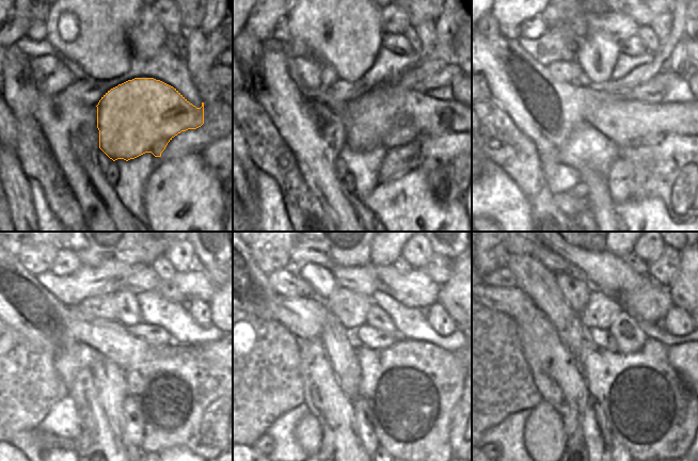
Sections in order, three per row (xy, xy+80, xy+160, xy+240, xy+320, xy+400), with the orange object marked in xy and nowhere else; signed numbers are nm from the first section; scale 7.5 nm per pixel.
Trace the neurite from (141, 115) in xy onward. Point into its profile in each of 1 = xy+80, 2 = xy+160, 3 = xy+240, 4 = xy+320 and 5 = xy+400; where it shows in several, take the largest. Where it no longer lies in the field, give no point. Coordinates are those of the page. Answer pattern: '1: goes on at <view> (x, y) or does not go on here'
1: goes on at xy+80 (382, 116)
2: goes on at xy+160 (686, 118)
3: goes on at xy+240 (210, 349)
4: does not go on here
5: does not go on here

